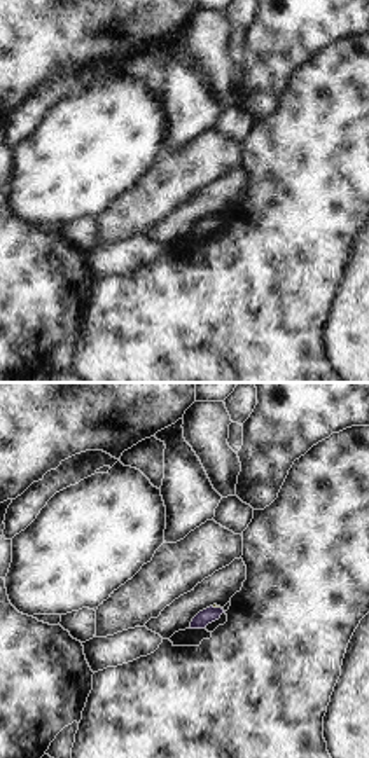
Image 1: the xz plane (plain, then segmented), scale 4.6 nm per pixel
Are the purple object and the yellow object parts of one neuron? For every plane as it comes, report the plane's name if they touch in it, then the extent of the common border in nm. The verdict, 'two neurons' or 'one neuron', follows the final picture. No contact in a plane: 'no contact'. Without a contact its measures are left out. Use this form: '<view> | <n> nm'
xz | 40 nm

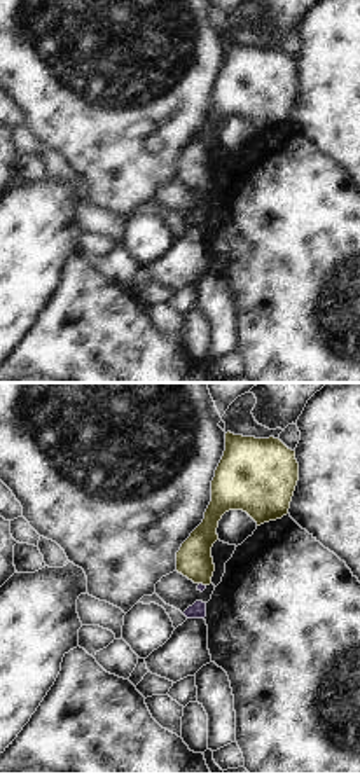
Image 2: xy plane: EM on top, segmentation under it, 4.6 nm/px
xy | 40 nm

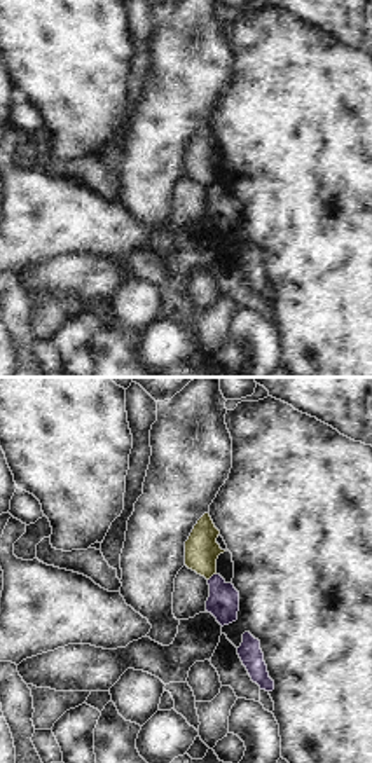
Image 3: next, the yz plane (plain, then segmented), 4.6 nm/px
yz | 50 nm

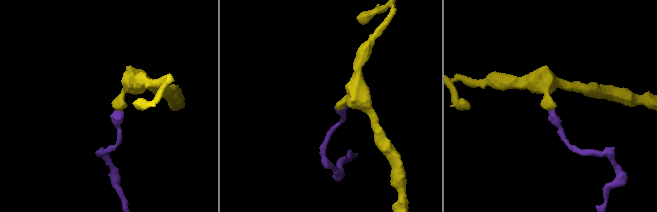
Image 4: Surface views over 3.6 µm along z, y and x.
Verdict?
two neurons

